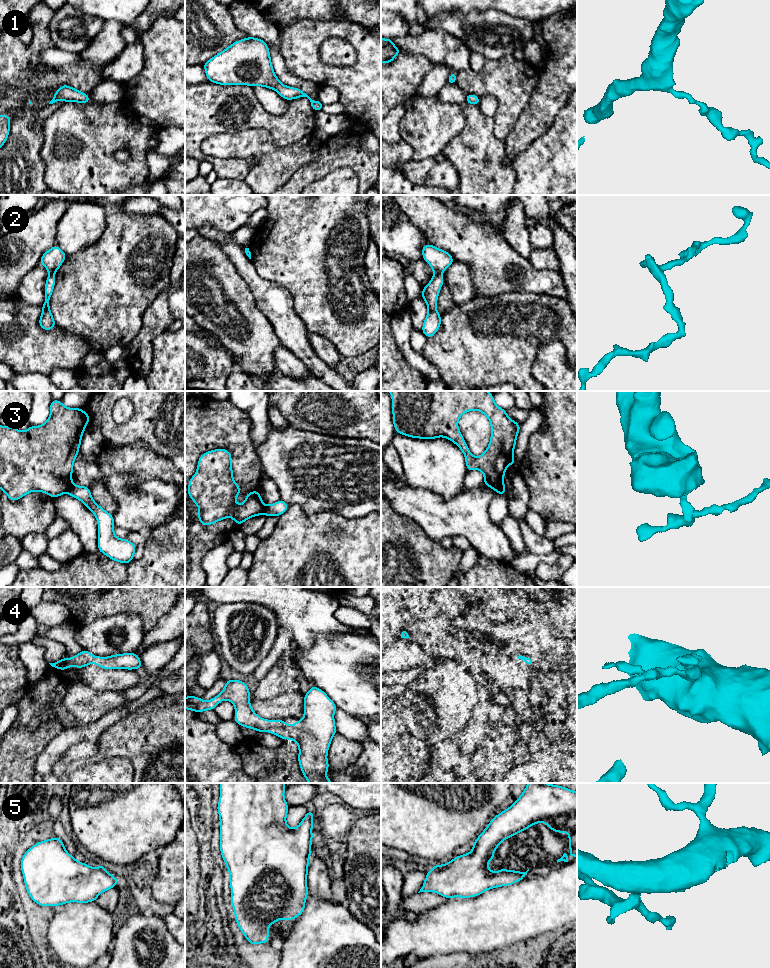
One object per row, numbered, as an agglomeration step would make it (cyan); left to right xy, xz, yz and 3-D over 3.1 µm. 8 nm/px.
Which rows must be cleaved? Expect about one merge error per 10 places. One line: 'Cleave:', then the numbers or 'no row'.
Cleave: 2, 3

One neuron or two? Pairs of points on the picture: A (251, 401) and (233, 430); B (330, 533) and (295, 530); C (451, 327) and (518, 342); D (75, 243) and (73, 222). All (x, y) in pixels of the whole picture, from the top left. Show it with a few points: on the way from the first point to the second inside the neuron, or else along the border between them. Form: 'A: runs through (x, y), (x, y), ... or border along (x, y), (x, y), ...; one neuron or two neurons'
A: border along (229, 401), (247, 413), (250, 422), (250, 434); two neurons
B: runs through (321, 533), (304, 533); one neuron
C: runs through (468, 333), (476, 341), (501, 342); one neuron
D: runs through (75, 238), (75, 227); one neuron

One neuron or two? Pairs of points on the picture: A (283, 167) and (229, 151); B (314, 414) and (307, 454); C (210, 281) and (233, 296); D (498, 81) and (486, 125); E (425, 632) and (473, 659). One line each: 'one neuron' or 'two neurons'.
A: one neuron
B: two neurons
C: one neuron
D: two neurons
E: one neuron

